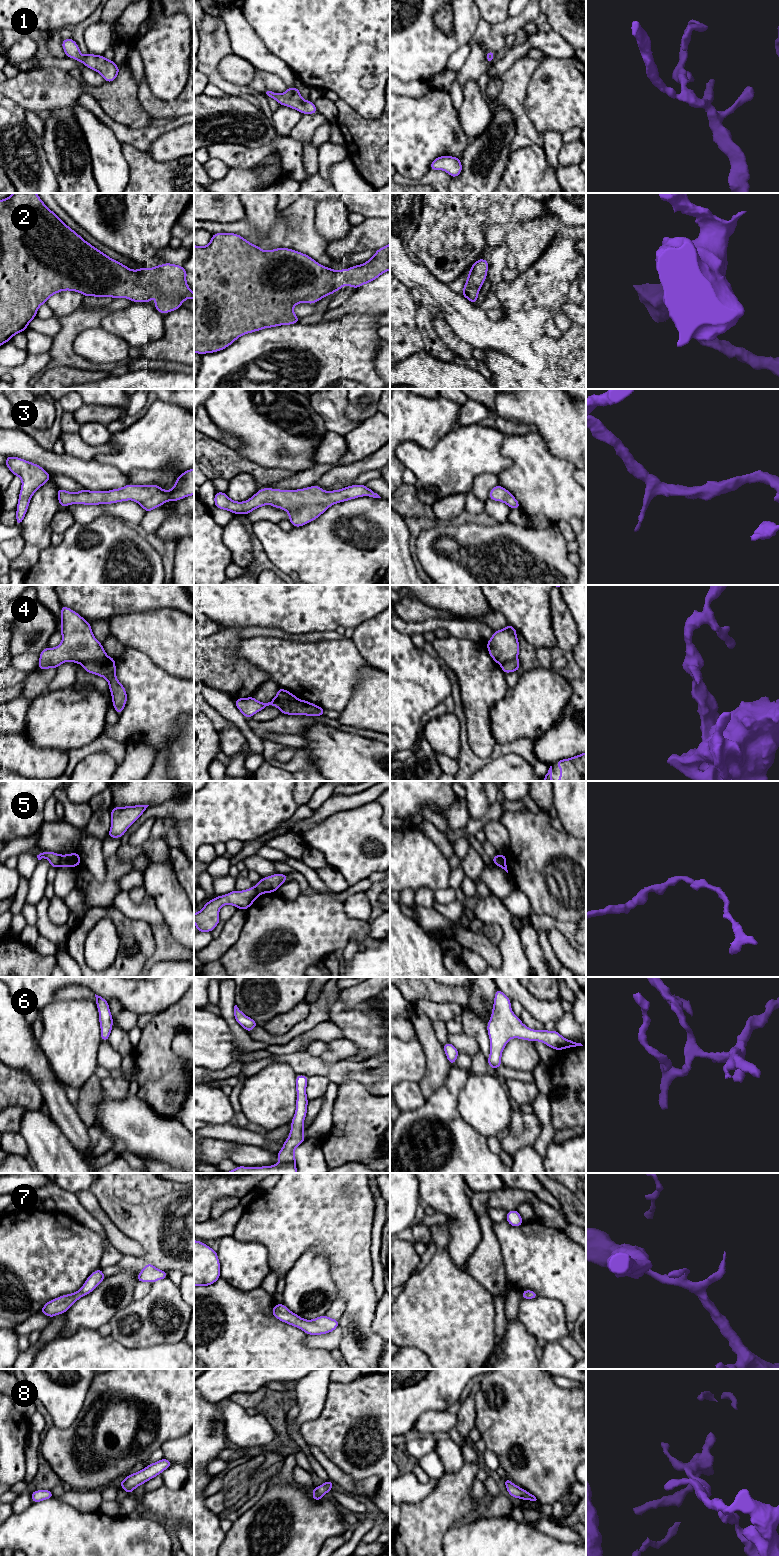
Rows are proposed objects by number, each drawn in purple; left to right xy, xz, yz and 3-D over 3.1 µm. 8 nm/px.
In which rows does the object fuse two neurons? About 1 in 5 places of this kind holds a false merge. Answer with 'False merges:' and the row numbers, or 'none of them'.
False merges: 4, 5

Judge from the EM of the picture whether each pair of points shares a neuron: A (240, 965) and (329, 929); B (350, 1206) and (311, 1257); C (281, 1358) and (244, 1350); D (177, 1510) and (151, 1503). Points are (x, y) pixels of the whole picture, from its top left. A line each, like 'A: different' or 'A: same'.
A: same
B: different
C: same
D: same

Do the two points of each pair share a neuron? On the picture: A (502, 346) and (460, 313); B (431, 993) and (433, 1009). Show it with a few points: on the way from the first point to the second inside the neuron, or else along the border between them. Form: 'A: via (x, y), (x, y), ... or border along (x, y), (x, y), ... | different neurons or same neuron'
A: via (492, 336), (480, 332), (470, 323) | same neuron
B: border along (455, 1003), (417, 999), (412, 1004) | different neurons

